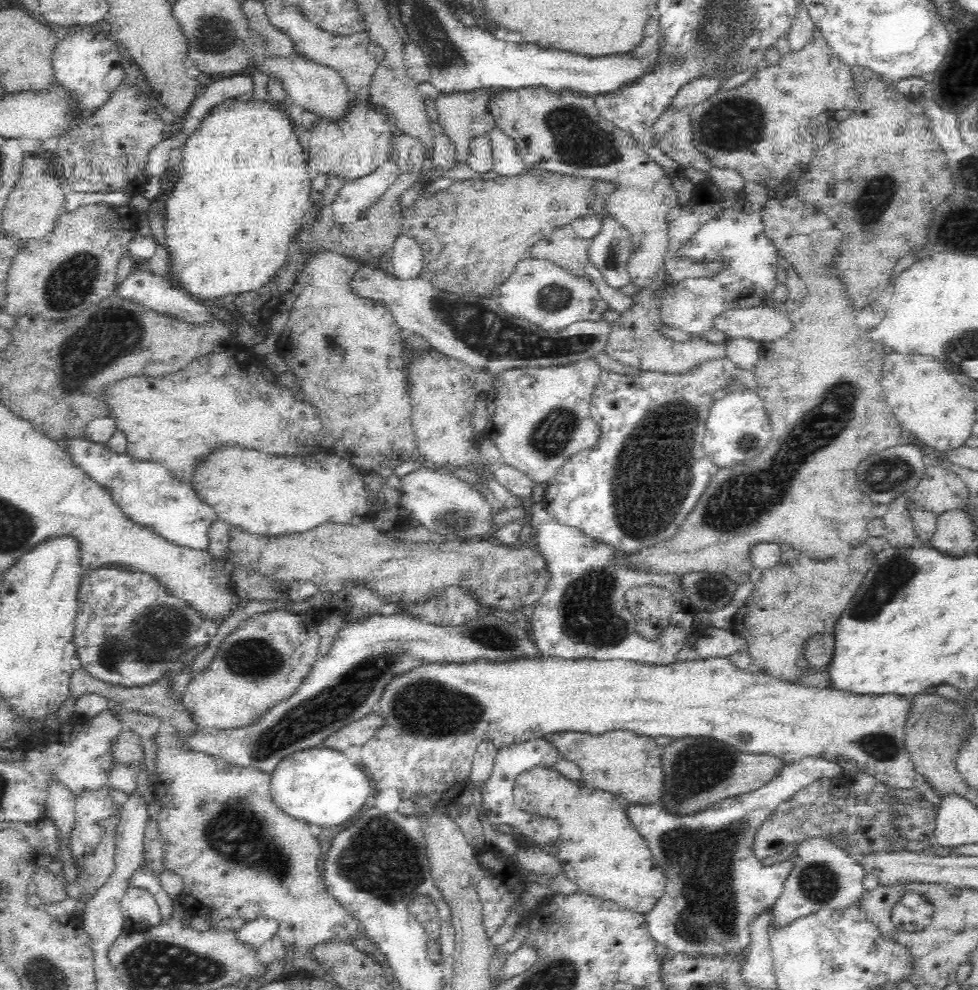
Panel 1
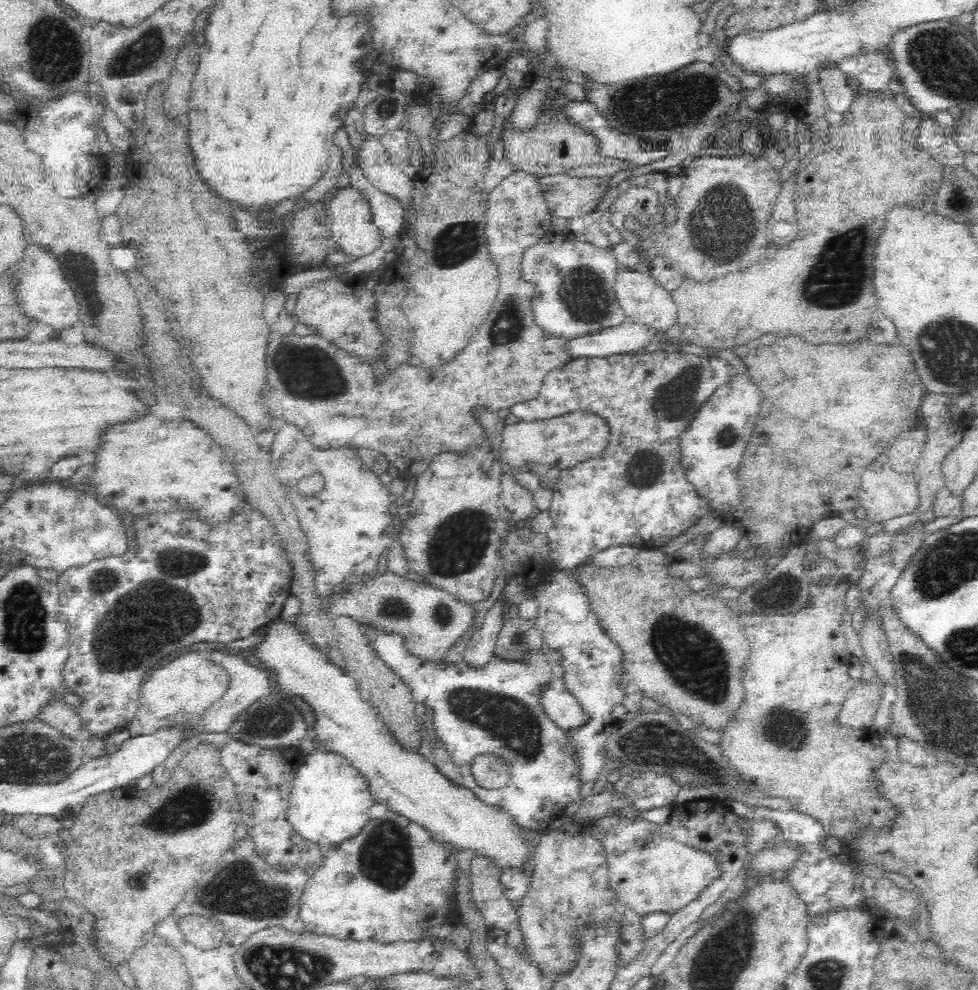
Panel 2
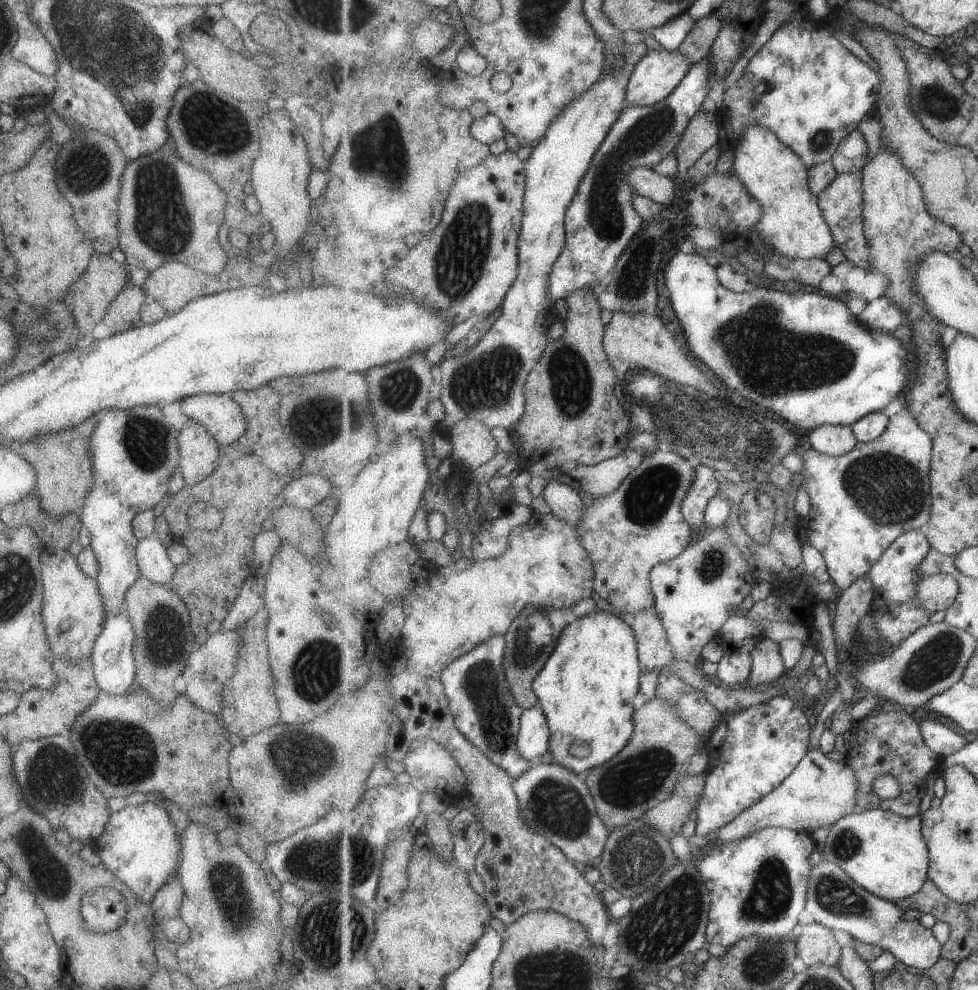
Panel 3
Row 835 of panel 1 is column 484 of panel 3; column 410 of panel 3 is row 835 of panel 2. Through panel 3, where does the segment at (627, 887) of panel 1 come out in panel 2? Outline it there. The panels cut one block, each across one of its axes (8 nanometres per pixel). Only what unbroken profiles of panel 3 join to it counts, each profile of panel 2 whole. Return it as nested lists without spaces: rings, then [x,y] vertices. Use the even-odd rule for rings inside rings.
[[[614,812],[601,818],[596,827],[587,831],[604,843],[609,868],[609,887],[616,892],[622,906],[634,910],[641,917],[655,912],[673,915],[678,910],[682,910],[684,906],[697,900],[716,878],[721,877],[721,866],[718,865],[717,859],[706,849],[678,842],[672,837],[671,827],[668,823],[657,825],[641,820],[639,817],[624,818]]]

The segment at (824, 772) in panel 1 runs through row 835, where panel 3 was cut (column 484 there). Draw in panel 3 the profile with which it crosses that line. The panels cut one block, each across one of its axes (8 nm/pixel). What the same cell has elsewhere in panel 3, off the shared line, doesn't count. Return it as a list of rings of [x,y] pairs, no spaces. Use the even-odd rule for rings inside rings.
[[[496,634],[487,642],[479,644],[469,654],[457,658],[441,672],[441,680],[445,685],[445,694],[450,700],[450,709],[456,718],[459,730],[467,736],[473,746],[477,746],[497,766],[514,774],[515,779],[523,776],[534,762],[523,758],[517,750],[517,740],[522,727],[521,715],[524,713],[517,702],[507,676],[505,676],[506,636]]]

